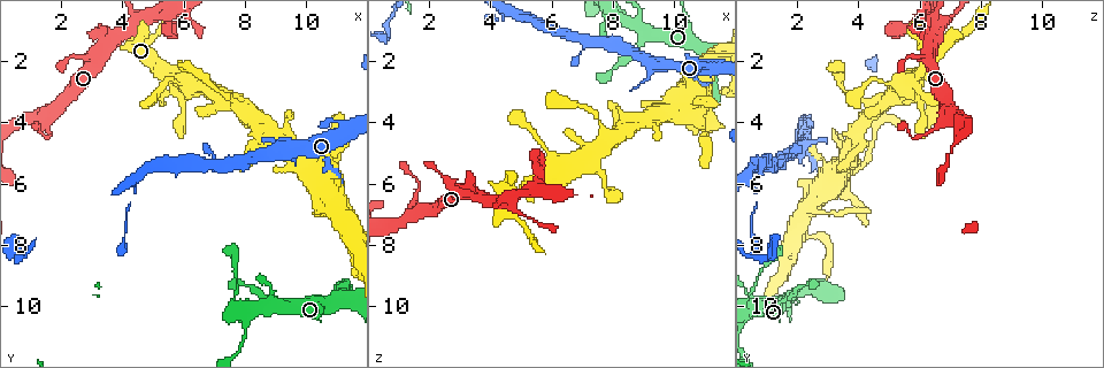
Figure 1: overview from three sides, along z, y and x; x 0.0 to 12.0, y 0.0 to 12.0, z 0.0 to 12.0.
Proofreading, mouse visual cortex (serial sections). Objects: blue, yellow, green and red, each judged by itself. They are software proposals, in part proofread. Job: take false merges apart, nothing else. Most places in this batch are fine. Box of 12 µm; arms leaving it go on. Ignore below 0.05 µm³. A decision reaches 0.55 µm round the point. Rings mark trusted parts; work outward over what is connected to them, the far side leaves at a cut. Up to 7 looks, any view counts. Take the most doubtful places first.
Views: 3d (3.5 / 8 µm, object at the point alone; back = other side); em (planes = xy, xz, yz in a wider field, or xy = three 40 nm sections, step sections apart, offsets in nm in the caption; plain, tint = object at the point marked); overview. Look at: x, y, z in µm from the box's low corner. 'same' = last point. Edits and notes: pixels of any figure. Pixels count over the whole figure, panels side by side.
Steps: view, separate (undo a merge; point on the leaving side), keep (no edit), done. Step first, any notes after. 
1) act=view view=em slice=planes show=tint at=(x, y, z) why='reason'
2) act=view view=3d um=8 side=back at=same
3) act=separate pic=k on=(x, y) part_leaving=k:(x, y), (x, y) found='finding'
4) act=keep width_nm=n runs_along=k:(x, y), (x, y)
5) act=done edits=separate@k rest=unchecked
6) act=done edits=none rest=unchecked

act=view view=3d um=8 at=(9.1, 9.9, 1.1)

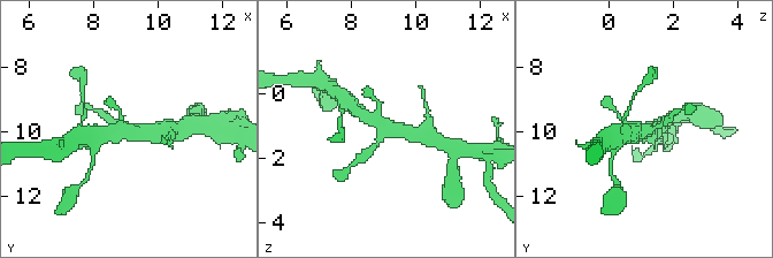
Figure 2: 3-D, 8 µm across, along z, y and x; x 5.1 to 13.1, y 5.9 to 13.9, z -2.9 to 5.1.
act=view view=3d um=3.5 at=(9.2, 9.9, 1.0)

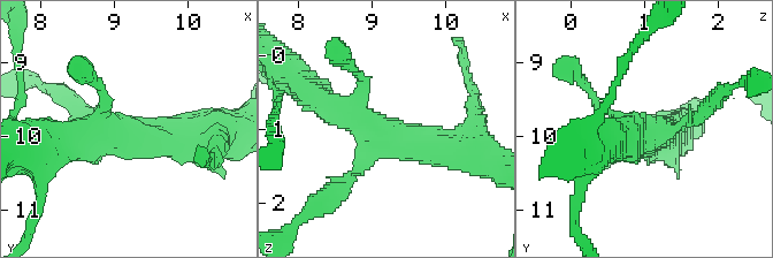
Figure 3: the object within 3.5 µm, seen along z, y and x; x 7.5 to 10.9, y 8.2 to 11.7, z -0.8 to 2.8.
act=view view=em slice=xy step=3 show=tint at=(9.10, 9.95, 1.05) arms=4 arm_widths_nm=150,200,400,400

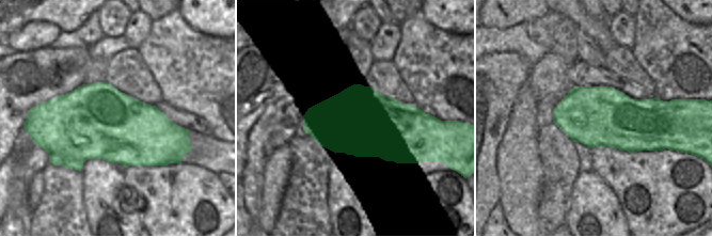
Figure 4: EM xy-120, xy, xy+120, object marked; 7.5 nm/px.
act=keep width_nm=500 runs_along=3:(452, 145), (403, 142), (311, 95) found='continuous, no second cell'

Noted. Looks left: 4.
act=view view=3d um=8 at=(11.2, 9.7, 1.6)

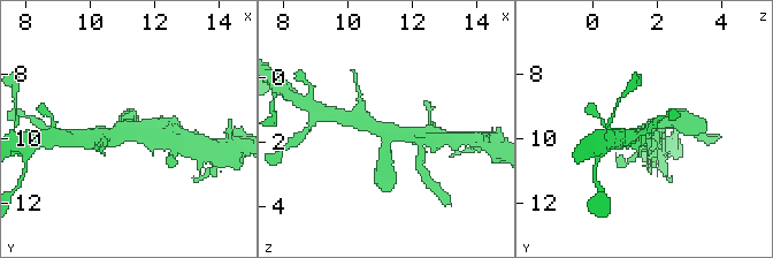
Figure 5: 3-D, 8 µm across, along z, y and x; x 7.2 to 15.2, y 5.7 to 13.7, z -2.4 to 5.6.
act=view view=em slice=planes show=tint at=(11.1, 9.8, 1.7)

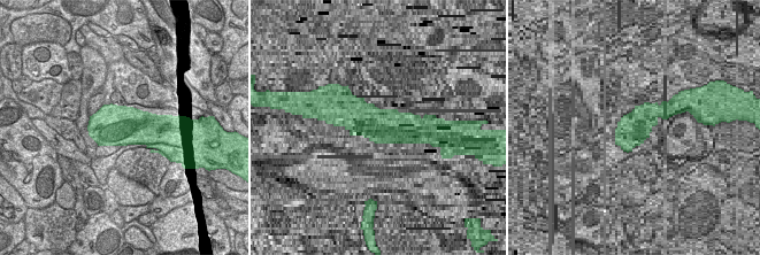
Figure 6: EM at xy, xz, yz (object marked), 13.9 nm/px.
act=keep runs_along=5:(351, 116), (384, 133), (387, 161) found='all the same cell'

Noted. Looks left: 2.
act=view view=3d um=8 at=(10.9, 5.3, 4.1) why='abrupt turn'

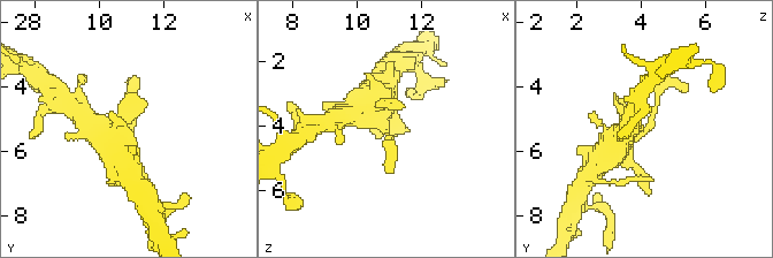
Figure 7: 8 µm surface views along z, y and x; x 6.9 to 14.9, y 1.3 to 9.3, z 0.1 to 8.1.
act=view view=em slice=xy step=5 show=tint at=(10.9, 5.3, 4.2) why='need the tissue'

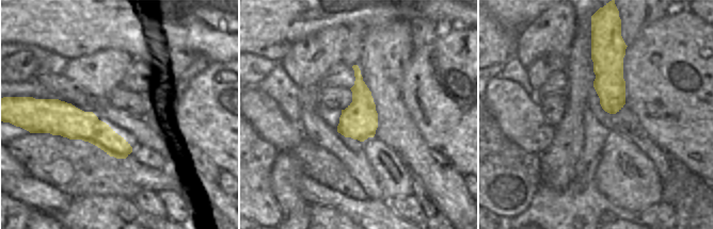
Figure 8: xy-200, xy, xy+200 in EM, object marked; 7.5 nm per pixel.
act=keep runs_along=8:(56, 103), (77, 125), (129, 149) found='continuous, no second cell'

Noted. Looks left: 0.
act=done edits=none rest=unchecked

